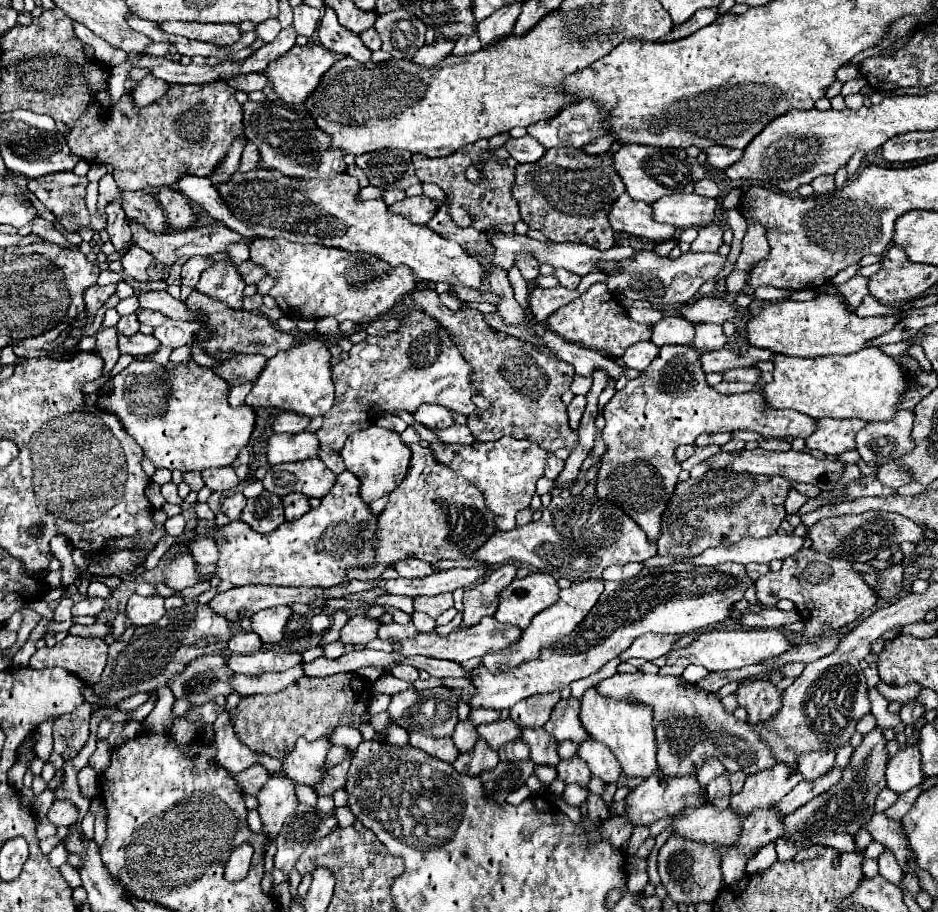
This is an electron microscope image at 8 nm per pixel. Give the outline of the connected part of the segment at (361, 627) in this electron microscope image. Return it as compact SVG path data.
M358 614L344 624L344 628L340 630L340 640L346 644L368 644L378 636L380 626L380 620Z

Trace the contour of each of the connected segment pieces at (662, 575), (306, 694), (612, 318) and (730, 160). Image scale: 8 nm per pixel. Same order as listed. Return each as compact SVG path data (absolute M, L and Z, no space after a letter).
M674 562L672 566L662 566L662 568L644 568L640 574L626 582L604 582L604 592L600 594L596 606L590 610L590 614L582 620L582 624L572 630L560 644L556 644L550 650L544 650L542 660L526 662L514 670L506 670L504 674L490 674L482 666L476 666L474 672L478 672L478 678L474 680L476 686L476 696L470 700L472 708L486 706L494 710L504 710L512 708L520 700L534 696L534 694L544 694L544 692L554 692L566 688L570 682L586 678L594 672L598 672L606 662L616 658L622 650L626 650L636 638L644 634L694 634L700 632L708 626L722 624L726 618L732 616L734 604L744 598L744 592L754 584L754 580L746 574L746 568L742 564L722 564L718 568L708 568L708 566L694 566L690 562Z
M340 672L326 678L302 676L298 682L290 684L286 690L268 696L244 696L240 704L230 710L230 722L238 738L254 752L264 752L272 758L284 760L296 746L296 740L302 738L324 738L330 736L338 724L362 726L372 724L376 732L386 732L394 720L388 718L388 712L376 716L370 714L370 692L372 682L360 678L356 672Z
M592 284L580 298L574 298L568 306L558 308L548 318L548 326L564 340L580 344L584 348L594 348L598 352L604 352L610 358L612 356L620 358L628 346L640 340L650 340L652 336L652 328L648 324L634 322L626 314L624 306L616 300L616 296L606 288L606 284Z
M710 146L704 152L708 156L708 164L712 164L714 168L720 168L720 170L730 168L744 156L744 150L734 150L734 148L726 148L726 146Z

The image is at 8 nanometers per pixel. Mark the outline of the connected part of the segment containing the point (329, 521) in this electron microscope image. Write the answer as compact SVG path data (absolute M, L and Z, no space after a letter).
M342 472L332 490L322 498L316 510L310 510L298 520L284 522L270 534L260 534L248 524L236 520L226 526L214 526L208 538L216 542L218 562L210 574L198 572L198 562L190 546L176 552L164 568L164 584L172 590L184 590L212 578L228 580L234 586L270 584L270 586L318 586L330 588L344 582L352 568L376 566L376 540L378 540L378 514L360 496L360 482L352 472Z

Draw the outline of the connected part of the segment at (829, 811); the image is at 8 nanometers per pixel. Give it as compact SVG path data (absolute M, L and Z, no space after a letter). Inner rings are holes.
M874 728L868 732L862 740L862 744L854 750L854 756L850 760L850 766L844 768L842 782L838 786L832 786L820 796L814 796L808 804L800 806L792 814L788 814L782 824L784 824L784 840L792 842L796 848L806 846L806 842L812 836L818 834L856 834L860 828L864 828L872 814L874 814L874 800L878 792L886 786L884 770L886 770L886 750L884 750L884 736L880 728Z

